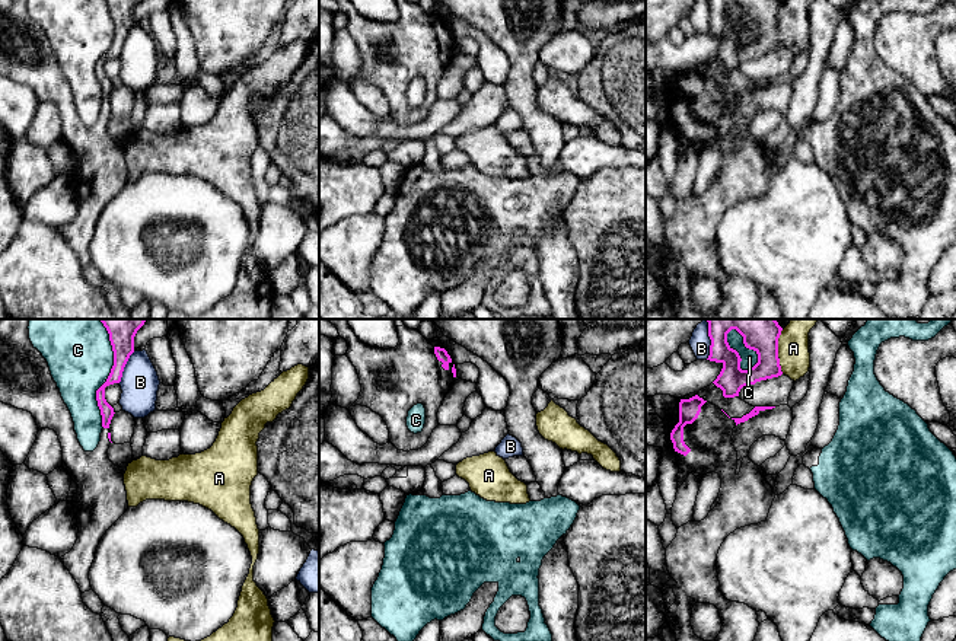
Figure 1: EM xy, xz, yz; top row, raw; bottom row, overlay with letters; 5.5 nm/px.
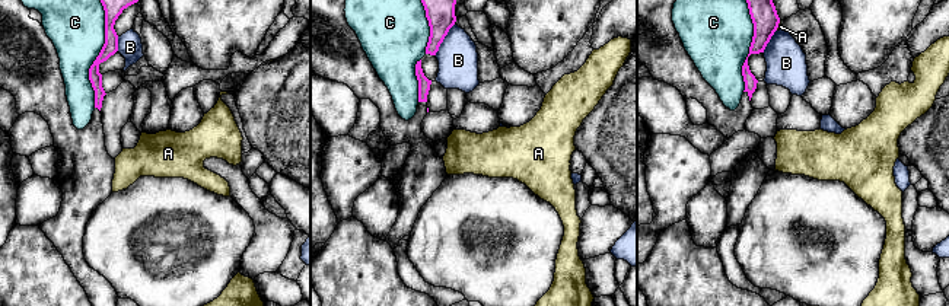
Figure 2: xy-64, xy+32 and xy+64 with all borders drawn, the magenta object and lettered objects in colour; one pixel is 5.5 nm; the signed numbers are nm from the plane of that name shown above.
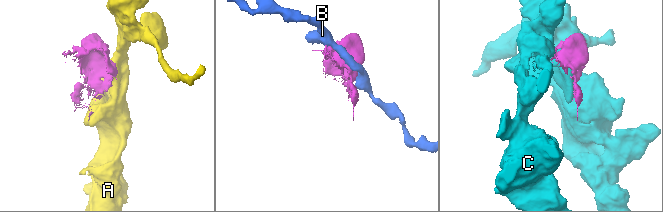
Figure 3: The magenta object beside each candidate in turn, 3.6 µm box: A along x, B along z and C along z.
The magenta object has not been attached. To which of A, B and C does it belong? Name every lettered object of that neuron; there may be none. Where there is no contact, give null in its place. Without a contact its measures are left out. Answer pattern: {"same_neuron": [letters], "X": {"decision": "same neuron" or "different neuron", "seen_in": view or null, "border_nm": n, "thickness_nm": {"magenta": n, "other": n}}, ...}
{"same_neuron": [], "A": {"decision": "different neuron", "seen_in": "yz", "border_nm": 240, "thickness_nm": {"magenta": 220, "other": 180}}, "B": {"decision": "different neuron", "seen_in": "xy", "border_nm": 200, "thickness_nm": {"magenta": 200, "other": 200}}, "C": {"decision": "different neuron", "seen_in": "xy", "border_nm": 600, "thickness_nm": {"magenta": 150, "other": 380}}}

